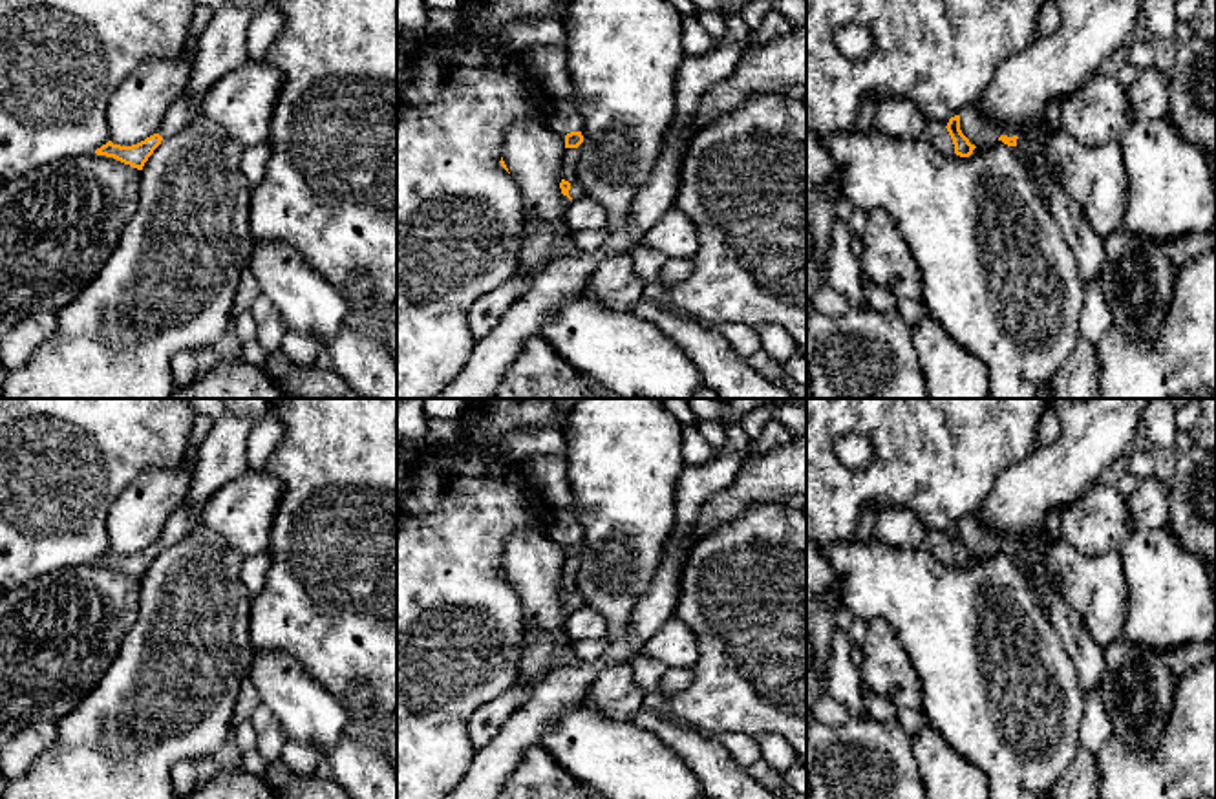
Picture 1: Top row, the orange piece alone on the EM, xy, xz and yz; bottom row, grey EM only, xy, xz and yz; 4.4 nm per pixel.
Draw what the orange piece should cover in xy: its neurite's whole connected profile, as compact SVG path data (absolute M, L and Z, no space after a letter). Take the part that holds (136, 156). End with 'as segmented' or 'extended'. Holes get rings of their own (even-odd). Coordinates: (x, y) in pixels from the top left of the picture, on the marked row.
M183 91L168 106L165 119L154 135L132 146L121 146L121 144L113 144L112 141L108 141L101 148L97 148L95 154L113 157L124 165L143 170L144 163L154 154L154 150L161 144L163 139L176 135L188 123L199 117L203 117L201 104L190 101L188 95Z; extended

